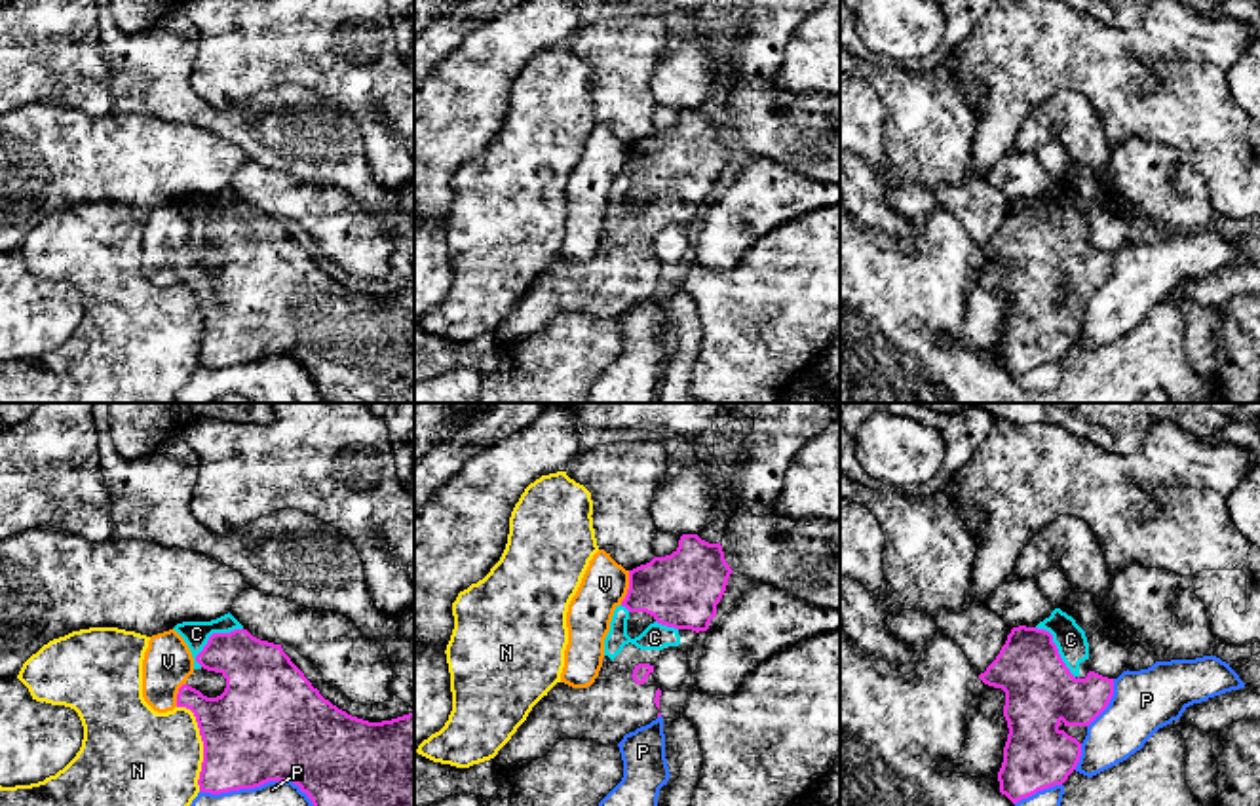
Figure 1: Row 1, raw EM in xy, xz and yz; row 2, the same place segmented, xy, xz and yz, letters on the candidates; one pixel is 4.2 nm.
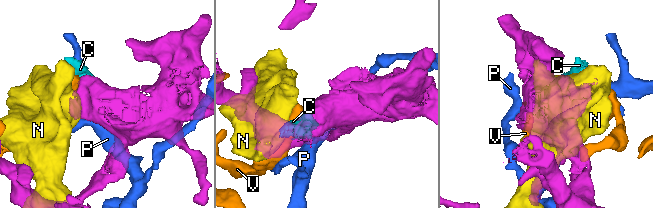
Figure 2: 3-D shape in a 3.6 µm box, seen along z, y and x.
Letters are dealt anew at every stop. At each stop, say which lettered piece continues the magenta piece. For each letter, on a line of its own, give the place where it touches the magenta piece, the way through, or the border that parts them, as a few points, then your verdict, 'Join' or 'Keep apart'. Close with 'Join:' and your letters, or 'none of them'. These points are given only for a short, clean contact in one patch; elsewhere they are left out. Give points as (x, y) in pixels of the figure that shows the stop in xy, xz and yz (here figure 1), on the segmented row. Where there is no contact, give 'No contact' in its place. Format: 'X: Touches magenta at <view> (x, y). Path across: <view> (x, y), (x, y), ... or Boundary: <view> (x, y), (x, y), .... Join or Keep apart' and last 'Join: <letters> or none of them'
C: Touches magenta at xy (213, 633). Path across: xy (257, 673), (213, 633), (196, 633). Join
N: Touches magenta at xy (204, 744). Keep apart
P: Touches magenta at xy (259, 786). Keep apart
V: Touches magenta at xz (630, 588). Keep apart
Join: C

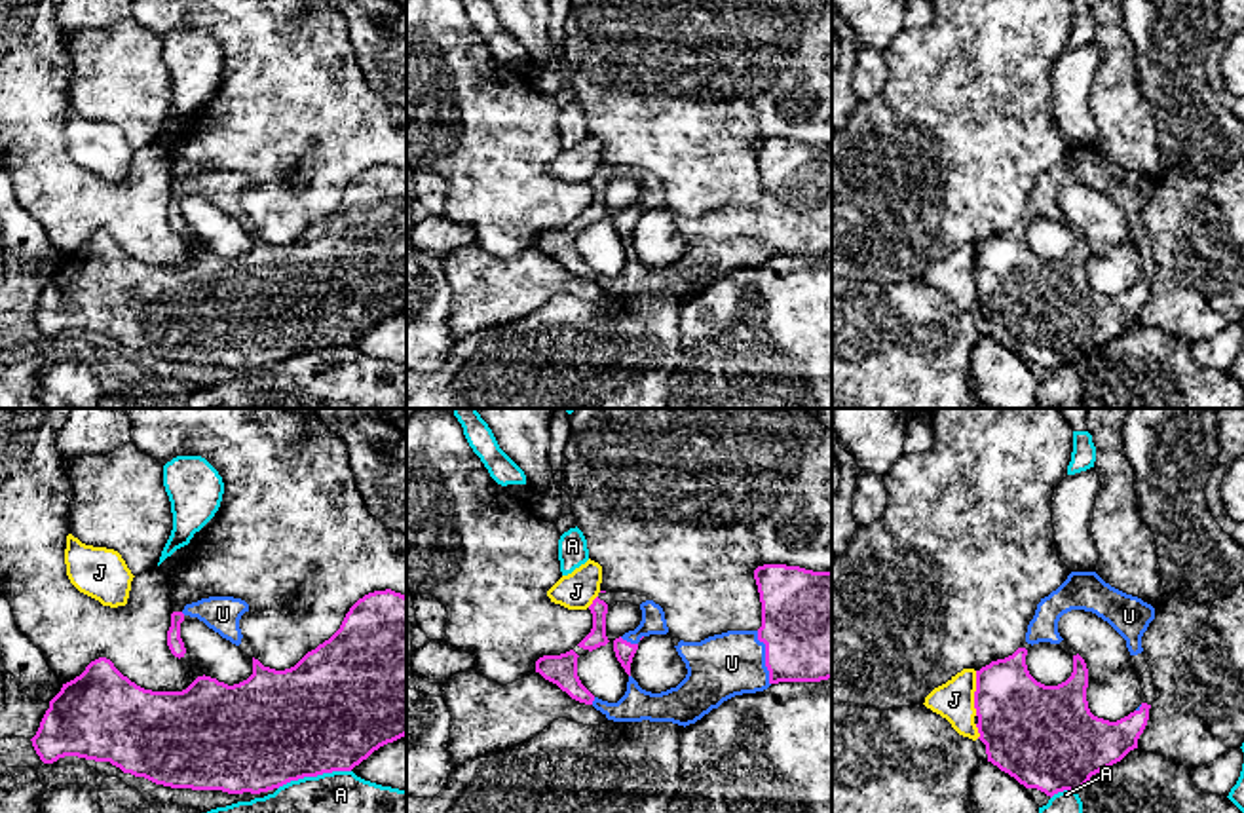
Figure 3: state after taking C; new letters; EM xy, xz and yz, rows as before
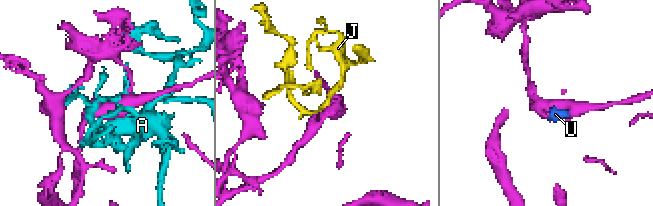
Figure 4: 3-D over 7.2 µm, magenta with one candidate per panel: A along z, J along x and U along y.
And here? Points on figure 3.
A: Touches magenta at xy (314, 775). Keep apart
J: Touches magenta at yz (975, 694). Keep apart
U: Touches magenta at xz (766, 658). Join
Join: U

